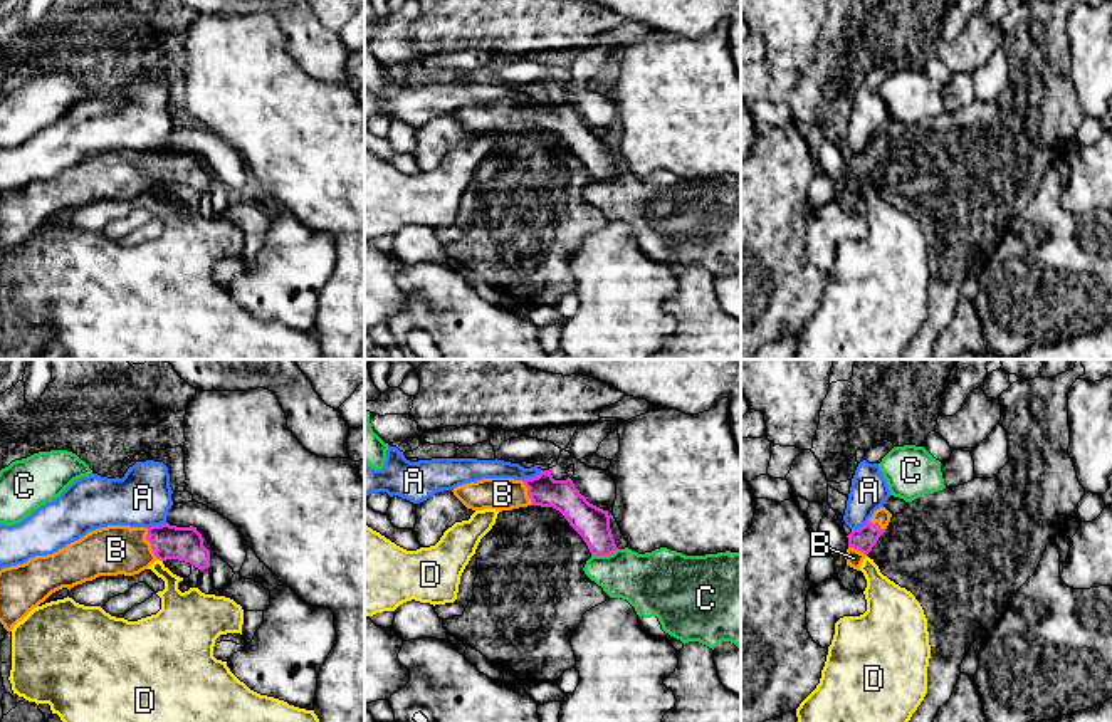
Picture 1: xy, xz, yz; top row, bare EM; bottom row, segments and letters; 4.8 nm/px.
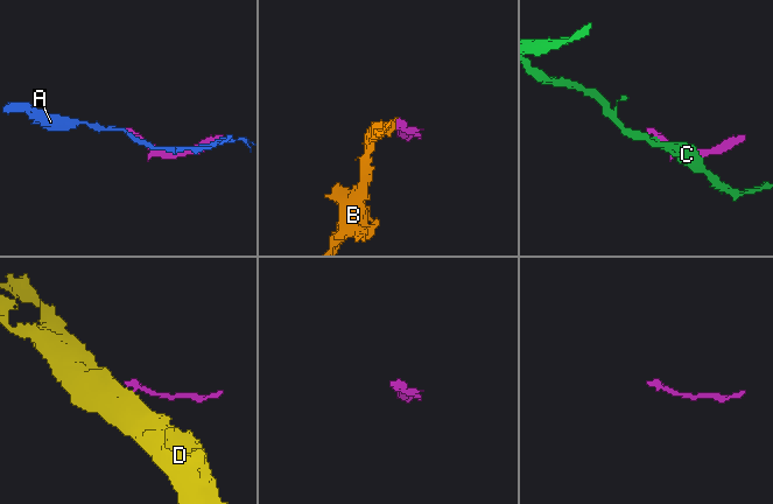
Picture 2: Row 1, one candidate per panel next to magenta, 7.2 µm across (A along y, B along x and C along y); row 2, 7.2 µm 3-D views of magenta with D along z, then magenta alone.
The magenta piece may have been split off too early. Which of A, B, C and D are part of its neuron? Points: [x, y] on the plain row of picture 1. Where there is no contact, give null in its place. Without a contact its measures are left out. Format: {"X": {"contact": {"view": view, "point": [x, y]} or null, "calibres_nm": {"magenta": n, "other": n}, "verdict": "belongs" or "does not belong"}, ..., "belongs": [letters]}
{"A": {"contact": {"view": "xz", "point": [533, 101]}, "calibres_nm": {"magenta": 150, "other": 100}, "verdict": "does not belong"}, "B": {"contact": {"view": "xy", "point": [150, 167]}, "calibres_nm": {"magenta": 160, "other": 240}, "verdict": "belongs"}, "C": {"contact": {"view": "xz", "point": [603, 178]}, "calibres_nm": {"magenta": 160, "other": 280}, "verdict": "does not belong"}, "D": {"contact": {"view": "xy", "point": [160, 183]}, "calibres_nm": {"magenta": 160, "other": 160}, "verdict": "does not belong"}, "belongs": ["B"]}

